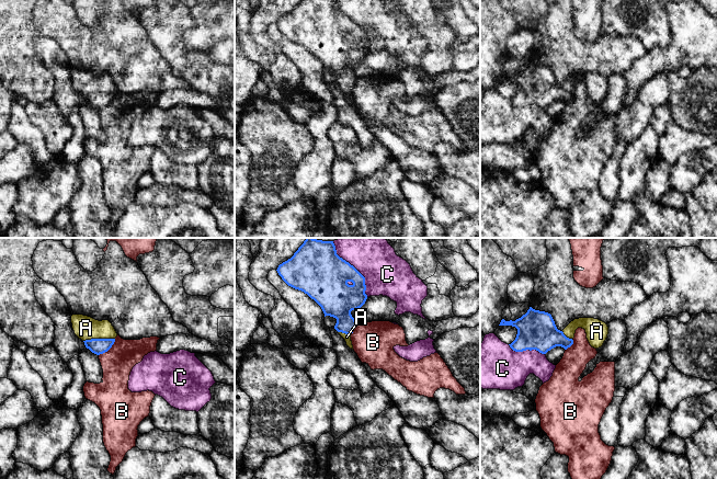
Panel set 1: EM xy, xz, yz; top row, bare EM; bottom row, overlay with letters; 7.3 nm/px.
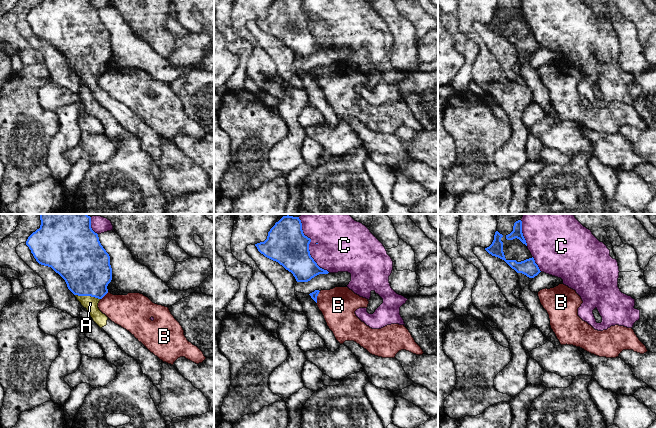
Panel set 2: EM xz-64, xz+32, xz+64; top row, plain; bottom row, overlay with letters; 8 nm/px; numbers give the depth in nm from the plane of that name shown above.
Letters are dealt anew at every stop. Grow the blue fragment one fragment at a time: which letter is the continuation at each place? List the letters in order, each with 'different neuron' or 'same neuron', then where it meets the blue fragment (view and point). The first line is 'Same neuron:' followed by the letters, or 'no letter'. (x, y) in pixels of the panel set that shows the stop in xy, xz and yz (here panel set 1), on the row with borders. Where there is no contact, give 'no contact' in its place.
Same neuron: A
A: same neuron; contact xy (99, 339)
B: different neuron; contact xy (109, 349)
C: different neuron; contact xz (354, 267)

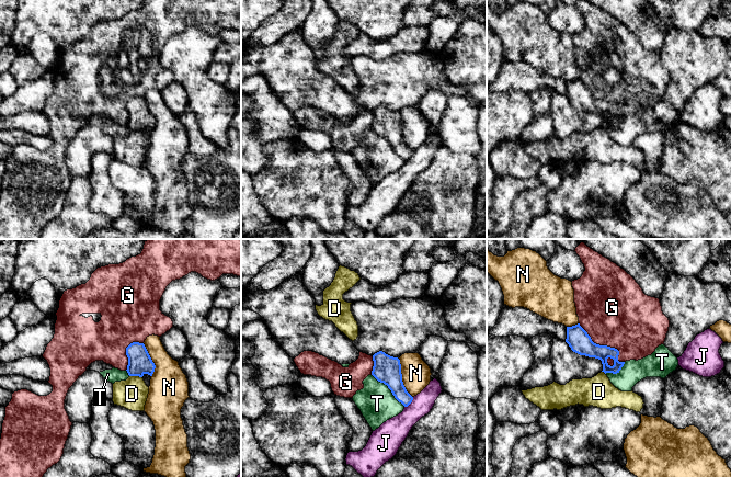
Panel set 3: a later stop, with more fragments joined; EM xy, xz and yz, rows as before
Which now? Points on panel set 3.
Same neuron: no letter
D: different neuron; contact xy (136, 375)
G: different neuron; contact yz (604, 345)
J: different neuron; contact xz (410, 402)
N: different neuron; contact xz (401, 378)
T: different neuron; contact xz (389, 388)

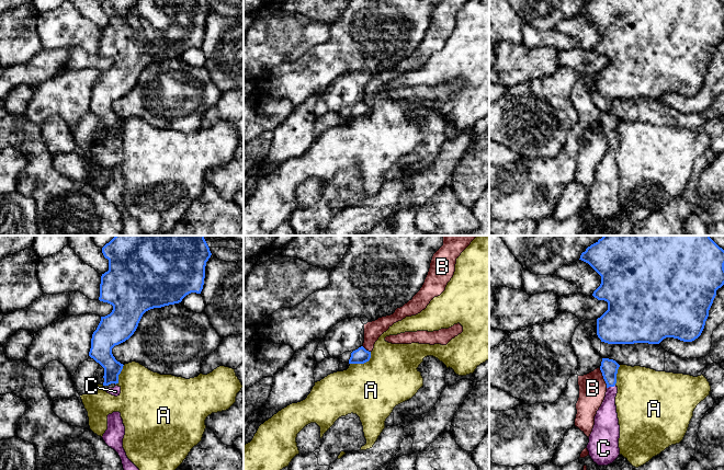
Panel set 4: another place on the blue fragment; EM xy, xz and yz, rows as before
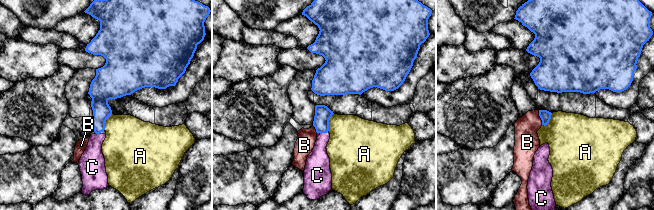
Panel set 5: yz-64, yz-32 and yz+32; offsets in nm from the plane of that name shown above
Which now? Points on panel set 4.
Same neuron: C
A: different neuron; contact xz (363, 363)
B: different neuron; contact yz (603, 378)
C: same neuron; contact yz (610, 386)

